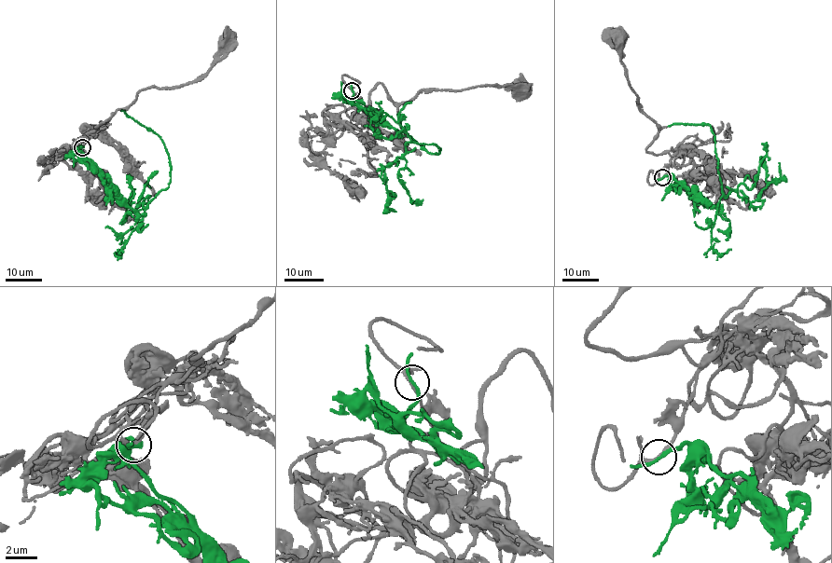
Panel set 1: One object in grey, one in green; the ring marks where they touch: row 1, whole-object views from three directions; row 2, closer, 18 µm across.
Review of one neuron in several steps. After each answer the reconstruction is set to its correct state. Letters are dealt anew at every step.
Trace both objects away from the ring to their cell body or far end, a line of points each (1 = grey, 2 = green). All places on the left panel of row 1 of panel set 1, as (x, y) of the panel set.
1: (81, 147), (95, 126), (118, 109), (128, 108), (142, 89), (180, 88), (200, 80), (225, 41)
2: (81, 147), (130, 207), (141, 215), (144, 213), (148, 204), (169, 186), (167, 149), (155, 132), (121, 110)

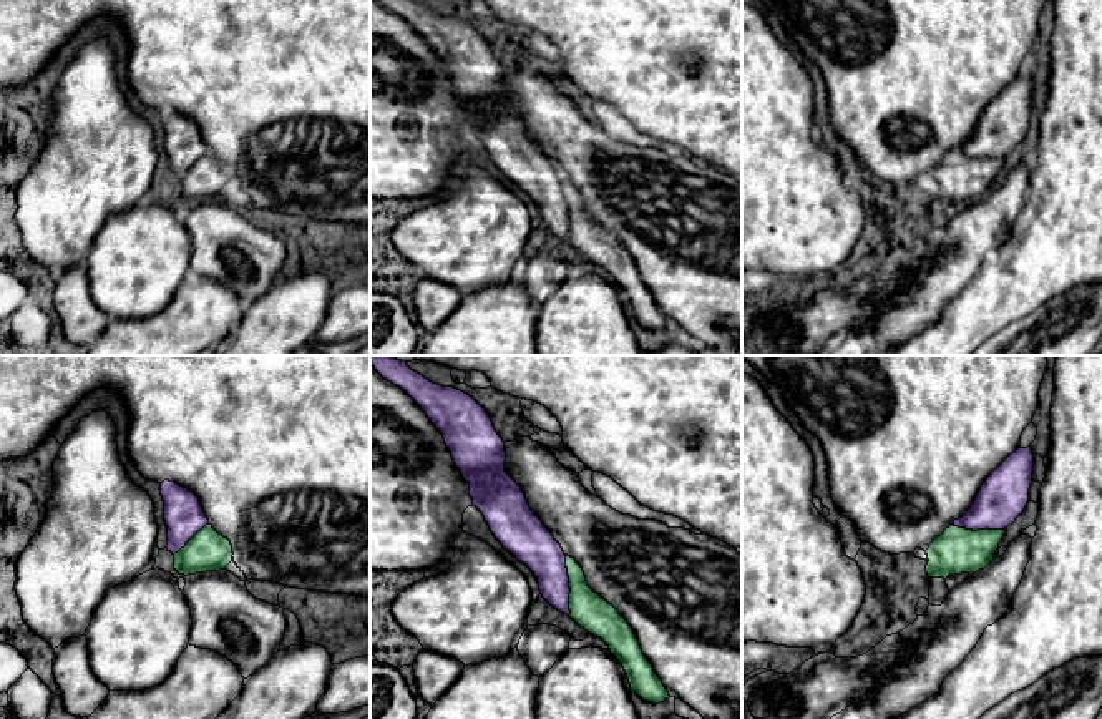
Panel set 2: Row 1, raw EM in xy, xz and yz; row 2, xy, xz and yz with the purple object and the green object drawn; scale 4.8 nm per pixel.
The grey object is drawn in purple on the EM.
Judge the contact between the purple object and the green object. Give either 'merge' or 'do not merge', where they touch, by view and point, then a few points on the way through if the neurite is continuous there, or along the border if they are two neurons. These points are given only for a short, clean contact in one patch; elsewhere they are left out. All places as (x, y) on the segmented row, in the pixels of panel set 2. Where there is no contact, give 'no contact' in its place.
merge; meets purple in xz at (568, 585)

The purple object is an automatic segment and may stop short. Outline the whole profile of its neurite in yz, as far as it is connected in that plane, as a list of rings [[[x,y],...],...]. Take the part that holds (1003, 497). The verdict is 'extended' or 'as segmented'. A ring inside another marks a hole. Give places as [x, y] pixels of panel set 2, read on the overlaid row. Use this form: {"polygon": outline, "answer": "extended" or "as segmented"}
{"polygon": [[[1019,447],[987,477],[971,508],[926,550],[929,578],[971,575],[994,560],[1006,528],[1029,501],[1032,472],[1031,447]]], "answer": "extended"}

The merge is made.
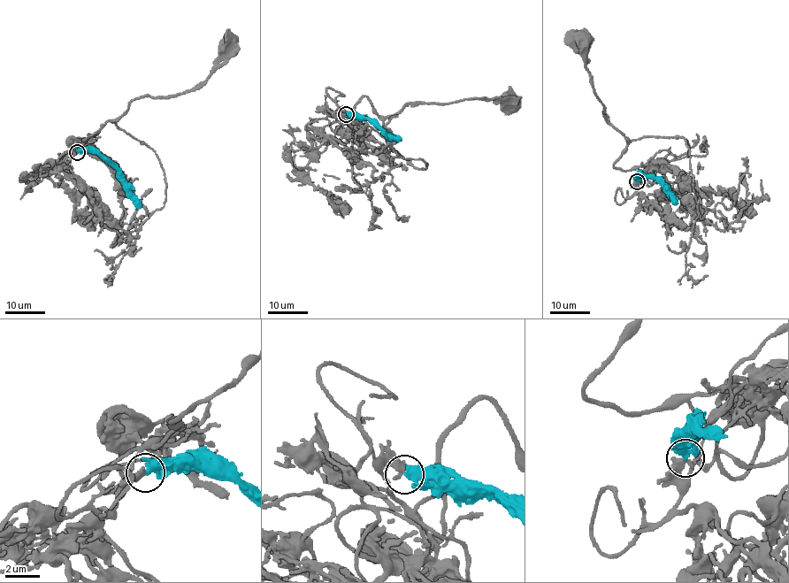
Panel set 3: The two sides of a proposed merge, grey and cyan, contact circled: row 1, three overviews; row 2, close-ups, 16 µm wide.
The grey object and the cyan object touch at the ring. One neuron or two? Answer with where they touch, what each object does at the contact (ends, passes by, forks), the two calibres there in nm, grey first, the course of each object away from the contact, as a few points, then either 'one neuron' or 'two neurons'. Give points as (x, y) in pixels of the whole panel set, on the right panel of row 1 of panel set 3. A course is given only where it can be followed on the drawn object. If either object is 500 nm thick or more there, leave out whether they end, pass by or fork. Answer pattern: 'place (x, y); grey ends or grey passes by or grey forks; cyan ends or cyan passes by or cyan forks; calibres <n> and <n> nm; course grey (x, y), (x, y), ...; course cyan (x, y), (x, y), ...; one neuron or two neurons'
place (637, 181); calibres 440 and 500 nm; course grey (637, 180), (641, 172), (637, 168), (613, 165), (627, 141), (606, 119), (586, 66), (586, 41), (583, 43); course cyan (637, 180), (637, 174), (647, 175), (662, 185), (675, 203); two neurons

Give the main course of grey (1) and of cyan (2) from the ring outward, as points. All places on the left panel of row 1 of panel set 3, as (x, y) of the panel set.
1: (78, 151), (73, 152), (83, 139), (109, 120), (118, 119), (134, 99), (176, 96), (197, 88), (225, 45)
2: (78, 151), (94, 150), (107, 159), (140, 208)

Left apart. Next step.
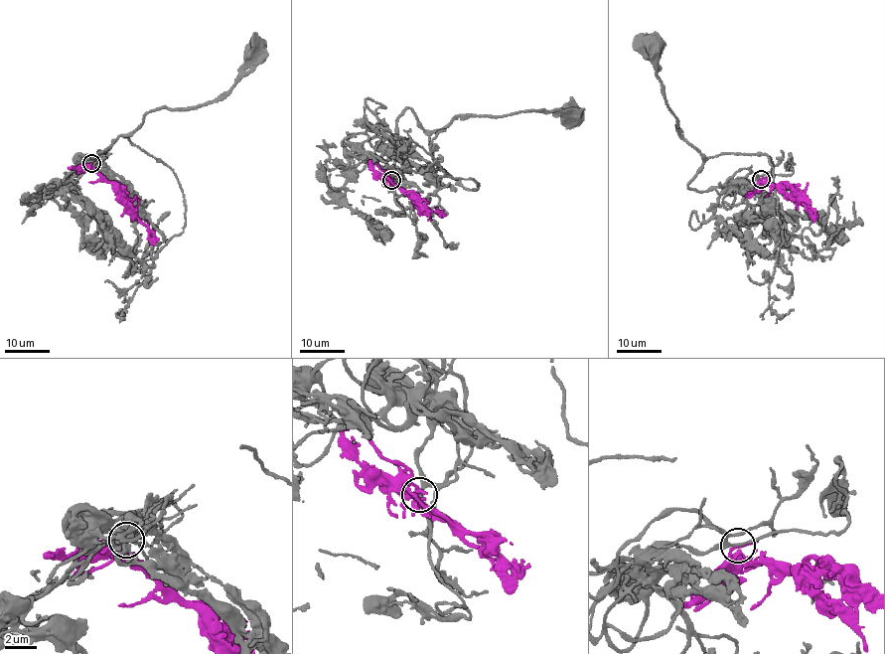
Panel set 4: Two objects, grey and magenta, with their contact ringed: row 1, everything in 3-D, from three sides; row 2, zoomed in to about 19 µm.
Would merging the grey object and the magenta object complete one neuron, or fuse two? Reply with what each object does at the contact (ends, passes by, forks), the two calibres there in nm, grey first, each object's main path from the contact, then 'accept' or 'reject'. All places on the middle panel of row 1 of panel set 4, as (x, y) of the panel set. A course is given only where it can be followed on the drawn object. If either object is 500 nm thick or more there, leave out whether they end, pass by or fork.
grey forks | magenta passes by | 170/200 nm | grey via (391, 180), (396, 119), (407, 108), (427, 131), (438, 131), (459, 115), (553, 110), (563, 118), (569, 115) | magenta via (391, 180), (387, 180), (417, 200), (420, 206), (431, 212), (441, 211) | accept

